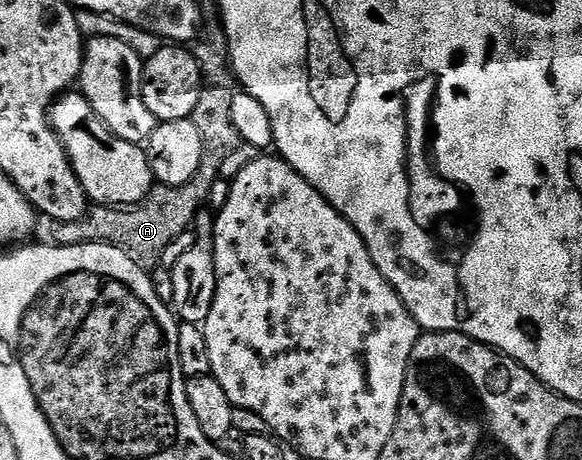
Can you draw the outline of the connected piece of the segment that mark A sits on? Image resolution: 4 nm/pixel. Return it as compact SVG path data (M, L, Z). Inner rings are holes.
M221 26L209 27L205 28L204 34L192 47L202 74L200 105L196 105L192 116L200 129L200 138L204 141L204 157L200 161L196 177L192 177L192 181L188 181L183 187L155 186L150 196L134 207L95 206L85 217L74 223L58 224L54 219L39 218L36 223L37 238L42 238L39 240L49 240L46 238L51 235L54 238L51 240L60 247L107 243L128 253L128 257L132 257L132 261L136 261L136 265L140 265L145 271L153 272L161 264L165 251L175 246L177 239L189 227L191 230L200 212L209 204L212 187L222 178L220 165L224 165L224 157L228 157L228 153L243 144L240 133L236 133L236 125L232 125L232 101L236 94L236 80L234 67L230 63L226 33Z

